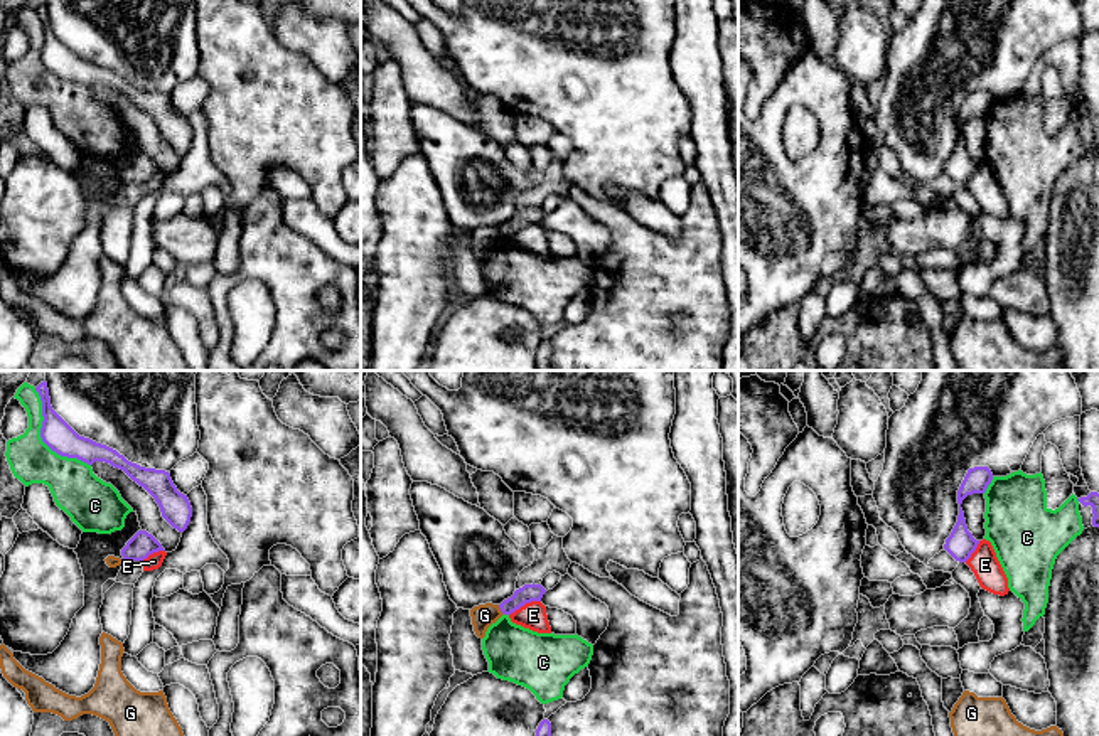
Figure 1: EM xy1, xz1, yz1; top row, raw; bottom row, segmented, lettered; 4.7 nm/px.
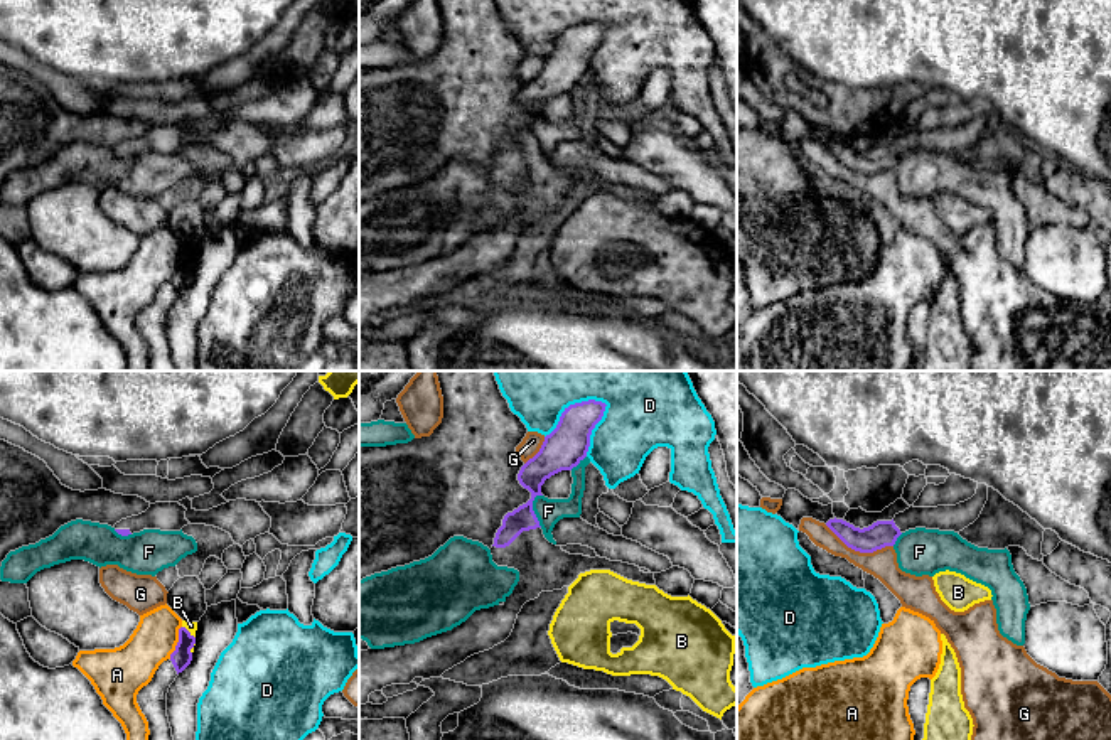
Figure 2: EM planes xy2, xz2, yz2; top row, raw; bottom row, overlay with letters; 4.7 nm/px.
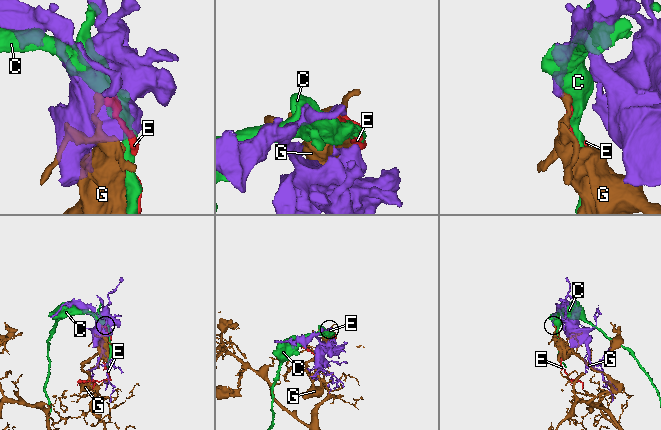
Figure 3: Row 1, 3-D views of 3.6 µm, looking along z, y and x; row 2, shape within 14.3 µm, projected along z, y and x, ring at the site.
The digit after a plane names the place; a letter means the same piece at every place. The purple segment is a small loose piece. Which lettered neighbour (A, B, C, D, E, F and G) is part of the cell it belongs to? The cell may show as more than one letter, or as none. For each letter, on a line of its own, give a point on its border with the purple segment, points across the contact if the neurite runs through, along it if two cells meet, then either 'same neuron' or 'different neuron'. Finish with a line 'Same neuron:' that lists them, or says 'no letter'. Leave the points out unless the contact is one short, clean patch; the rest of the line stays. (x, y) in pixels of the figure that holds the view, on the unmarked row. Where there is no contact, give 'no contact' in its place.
A: contact xy2 (177, 265); different neuron
B: contact xy2 (189, 255); different neuron
C: contact xy1 (41, 59); different neuron
D: contact xz2 (572, 27); different neuron
E: contact xz1 (525, 226); border xz1 (540, 223), (531, 223), (509, 238); different neuron
F: contact xz2 (533, 134); different neuron
G: contact yz2 (858, 172); different neuron
Same neuron: no letter

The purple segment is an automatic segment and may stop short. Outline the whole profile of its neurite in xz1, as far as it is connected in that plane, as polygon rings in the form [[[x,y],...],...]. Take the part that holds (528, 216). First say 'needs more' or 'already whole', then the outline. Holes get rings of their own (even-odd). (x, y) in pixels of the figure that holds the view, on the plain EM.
already whole; [[[524,207],[523,211],[516,212],[514,217],[504,222],[499,231],[504,237],[511,237],[526,226],[541,224],[546,212],[541,207]]]

